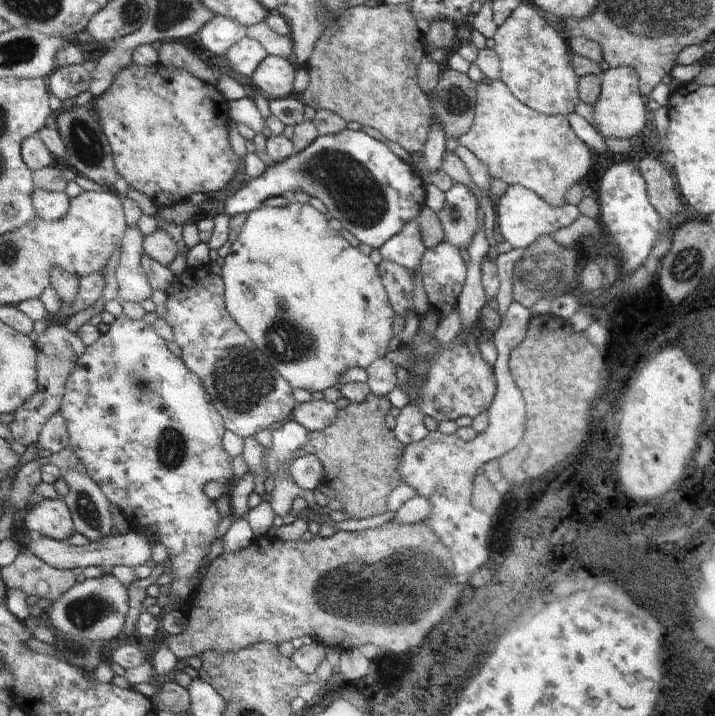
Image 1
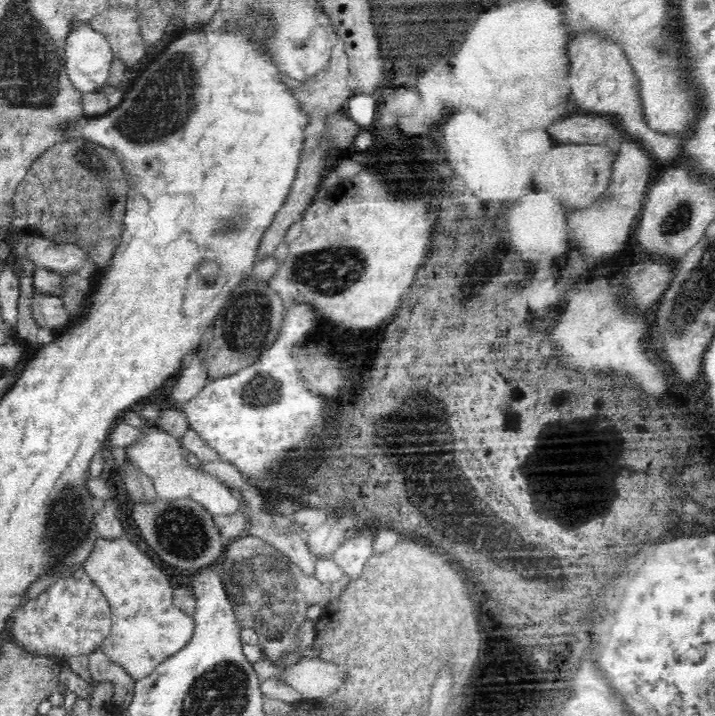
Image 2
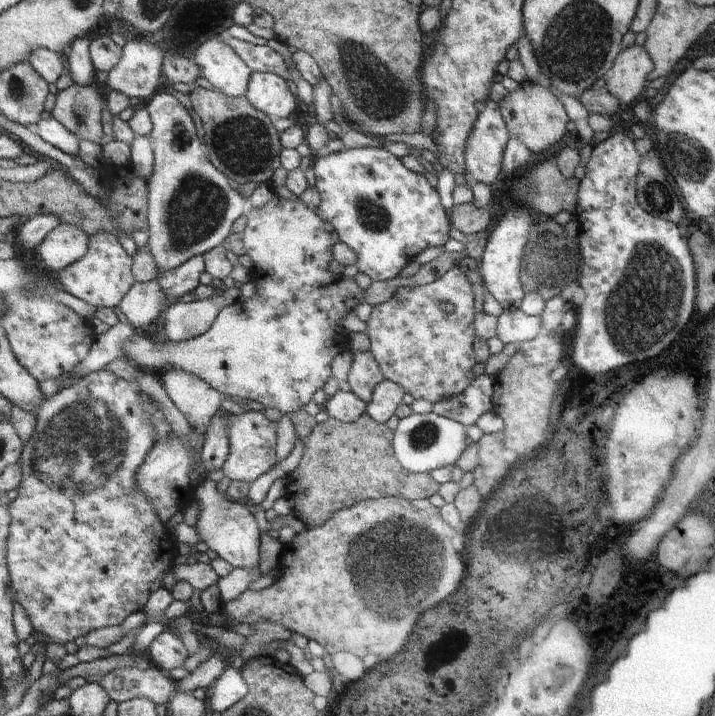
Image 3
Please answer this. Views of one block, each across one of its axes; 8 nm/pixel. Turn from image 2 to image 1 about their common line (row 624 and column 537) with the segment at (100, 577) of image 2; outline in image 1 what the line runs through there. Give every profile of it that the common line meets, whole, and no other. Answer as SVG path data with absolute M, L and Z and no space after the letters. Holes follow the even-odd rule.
M501 79L490 84L479 83L476 89L476 118L472 129L458 140L459 144L469 148L488 166L493 179L501 179L509 185L523 185L534 190L557 209L565 206L565 194L569 192L569 188L573 184L581 183L591 172L589 168L593 168L591 149L577 136L566 115L541 114L541 111L521 102Z

